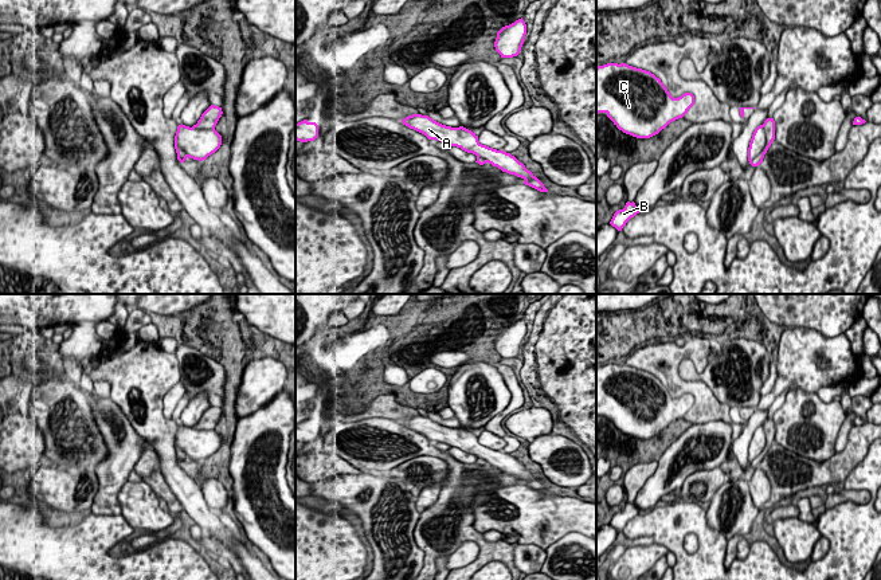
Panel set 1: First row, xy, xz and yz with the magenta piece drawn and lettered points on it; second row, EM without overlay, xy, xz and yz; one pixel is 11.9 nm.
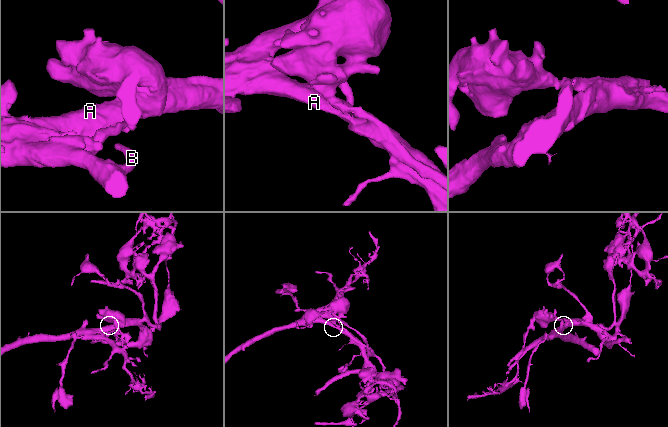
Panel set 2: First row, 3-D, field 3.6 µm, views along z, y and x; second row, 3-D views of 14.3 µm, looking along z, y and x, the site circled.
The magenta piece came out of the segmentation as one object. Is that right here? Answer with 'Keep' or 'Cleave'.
Cleave

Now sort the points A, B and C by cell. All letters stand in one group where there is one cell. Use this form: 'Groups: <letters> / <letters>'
Groups: A B / C

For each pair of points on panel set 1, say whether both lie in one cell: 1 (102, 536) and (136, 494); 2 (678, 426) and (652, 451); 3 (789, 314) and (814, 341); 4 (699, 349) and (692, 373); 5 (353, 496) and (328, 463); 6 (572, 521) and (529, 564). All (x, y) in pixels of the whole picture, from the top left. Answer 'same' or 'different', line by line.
1: different
2: same
3: different
4: different
5: different
6: different

